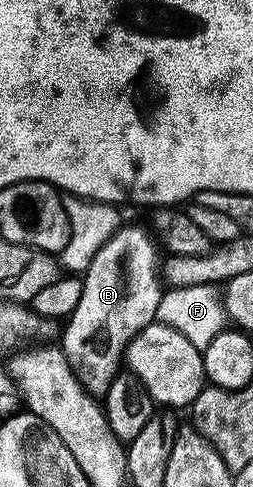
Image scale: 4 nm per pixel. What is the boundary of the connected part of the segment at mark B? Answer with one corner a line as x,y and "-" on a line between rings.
123,225
103,246
88,264
82,278
83,294
74,311
68,316
70,323
62,334
60,349
70,361
70,367
78,376
78,381
95,396
105,395
120,373
126,347
141,330
158,317
158,305
164,293
163,287
154,280
152,274
152,254
154,246
150,238
138,226

